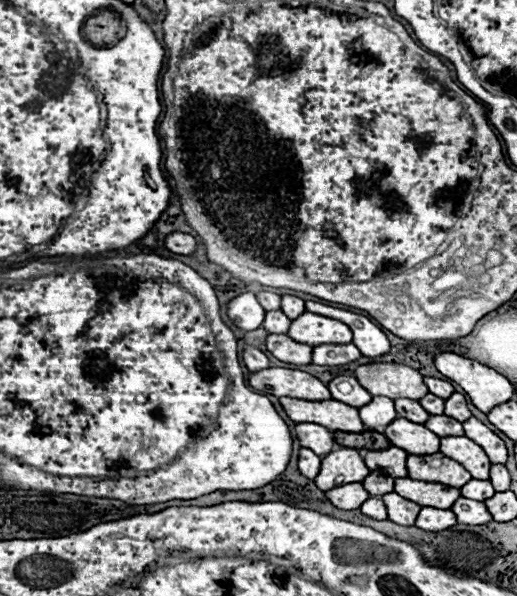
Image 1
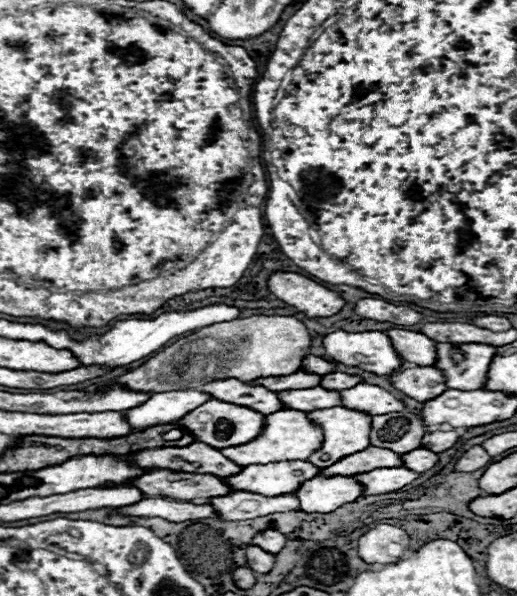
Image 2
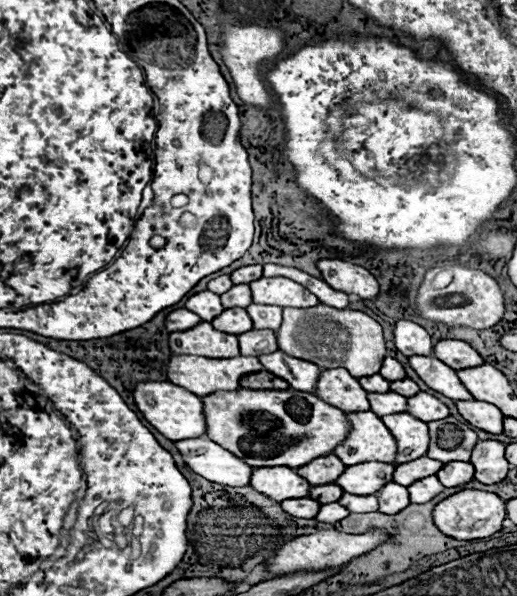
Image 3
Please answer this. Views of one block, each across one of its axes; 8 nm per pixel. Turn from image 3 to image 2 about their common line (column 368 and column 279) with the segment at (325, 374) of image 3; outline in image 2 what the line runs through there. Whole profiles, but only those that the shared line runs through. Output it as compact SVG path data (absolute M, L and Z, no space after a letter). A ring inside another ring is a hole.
M234 378L208 382L200 386L200 390L208 392L214 400L228 400L230 404L244 404L264 414L272 414L276 412L276 408L282 408L276 398L276 392L268 392L262 386L252 386L248 382L238 382Z

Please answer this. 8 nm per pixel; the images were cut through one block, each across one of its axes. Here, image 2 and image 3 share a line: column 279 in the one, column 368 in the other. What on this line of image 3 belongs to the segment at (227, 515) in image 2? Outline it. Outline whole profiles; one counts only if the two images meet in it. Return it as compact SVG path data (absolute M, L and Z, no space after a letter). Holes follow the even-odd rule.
M344 494L338 500L344 508L348 508L354 514L366 514L366 512L378 512L378 498L376 496L356 496L356 494Z

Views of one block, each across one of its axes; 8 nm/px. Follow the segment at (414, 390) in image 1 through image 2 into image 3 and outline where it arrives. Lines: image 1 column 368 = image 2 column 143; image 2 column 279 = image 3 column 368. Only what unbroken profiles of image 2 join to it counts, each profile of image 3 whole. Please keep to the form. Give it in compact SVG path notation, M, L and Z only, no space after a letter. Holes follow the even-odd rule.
M326 304L314 308L284 308L284 322L276 338L278 348L288 356L314 360L320 368L346 368L352 376L378 374L386 358L382 326L360 310L338 310Z

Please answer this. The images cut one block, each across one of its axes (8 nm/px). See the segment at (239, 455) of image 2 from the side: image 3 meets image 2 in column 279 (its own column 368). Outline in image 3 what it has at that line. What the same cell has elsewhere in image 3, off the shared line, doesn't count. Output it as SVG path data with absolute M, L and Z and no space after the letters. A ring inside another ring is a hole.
M352 412L350 436L334 450L334 454L346 464L362 464L362 462L384 462L396 464L398 444L384 422L374 412Z

